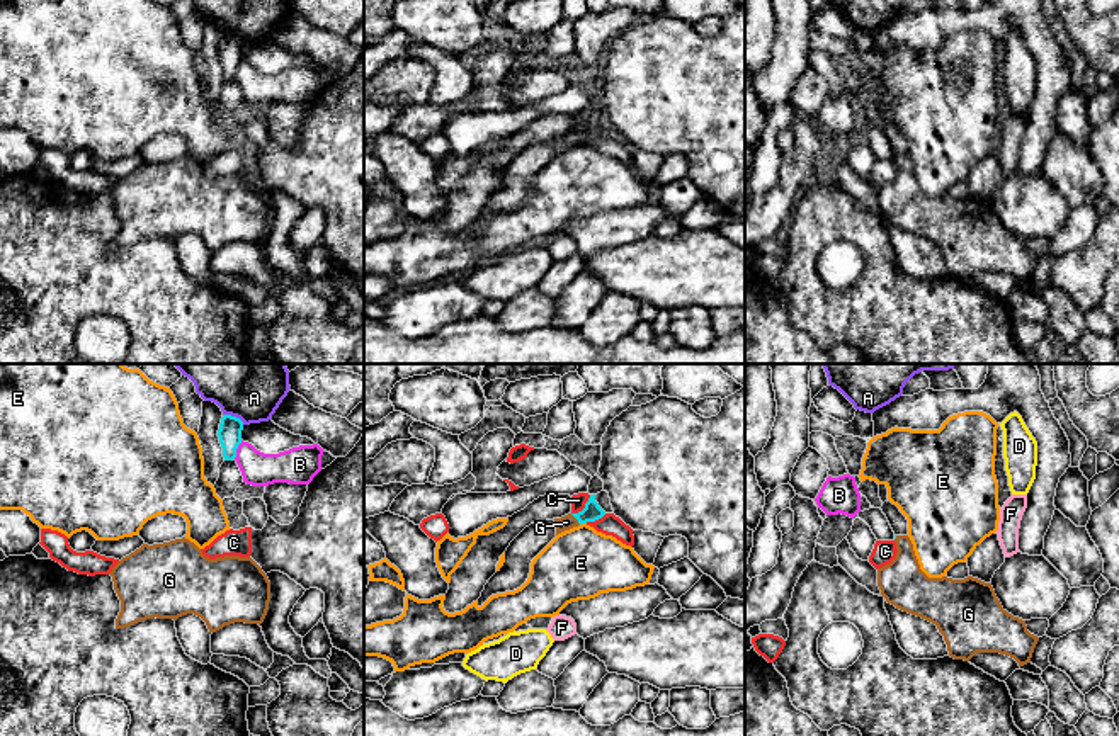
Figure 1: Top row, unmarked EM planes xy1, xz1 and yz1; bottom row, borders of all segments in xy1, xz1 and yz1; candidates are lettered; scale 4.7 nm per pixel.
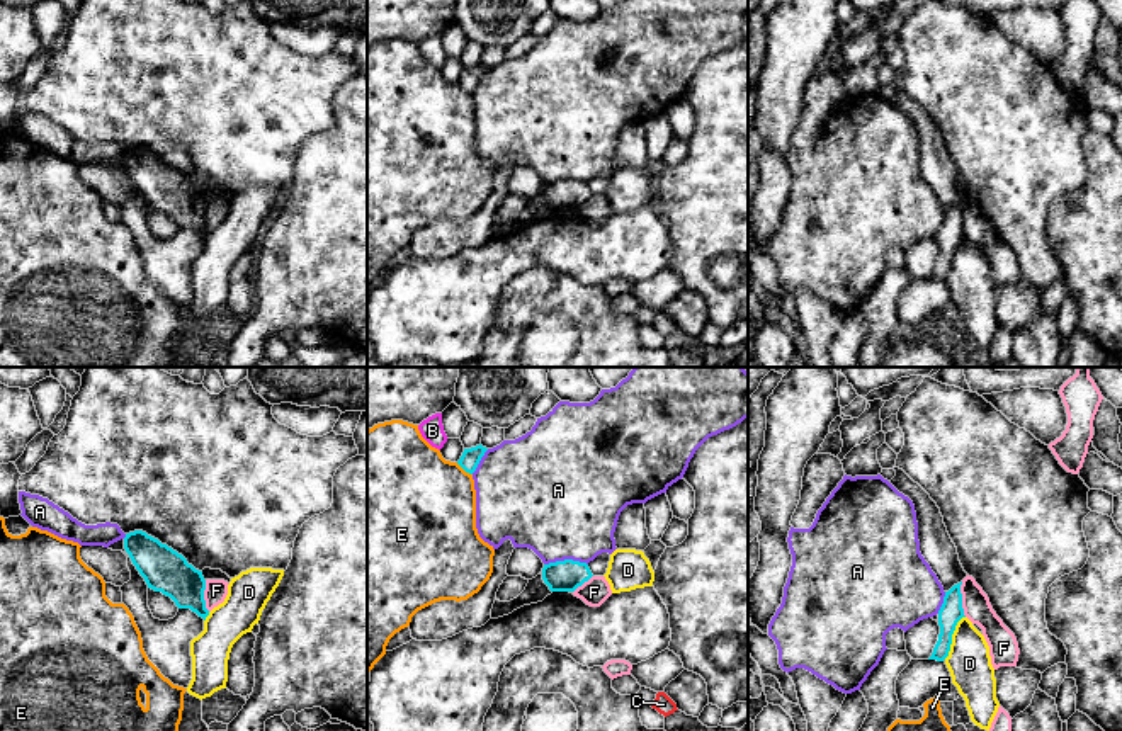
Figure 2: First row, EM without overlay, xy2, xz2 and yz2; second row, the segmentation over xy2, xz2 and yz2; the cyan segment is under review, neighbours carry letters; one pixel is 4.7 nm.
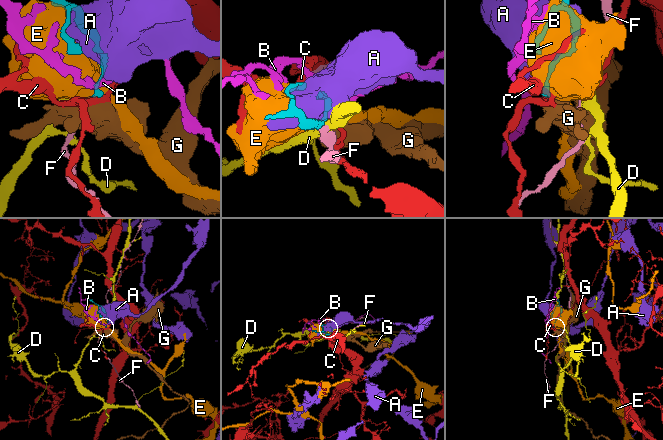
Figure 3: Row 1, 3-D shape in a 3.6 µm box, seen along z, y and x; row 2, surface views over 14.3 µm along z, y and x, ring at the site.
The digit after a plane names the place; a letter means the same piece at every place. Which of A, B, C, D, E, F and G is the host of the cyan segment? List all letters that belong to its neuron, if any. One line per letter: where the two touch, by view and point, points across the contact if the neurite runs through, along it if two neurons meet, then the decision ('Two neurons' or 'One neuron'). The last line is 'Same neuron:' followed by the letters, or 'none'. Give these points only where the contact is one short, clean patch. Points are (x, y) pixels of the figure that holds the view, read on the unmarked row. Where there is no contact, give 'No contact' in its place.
A: Touches cyan at xz2 (565, 179). Two neurons
B: Touches cyan at xy1 (237, 67). Two neurons
C: Touches cyan at xz1 (585, 126). Boundary: xz1 (590, 114), (585, 124), (572, 133). Two neurons
D: Touches cyan at yz2 (951, 257). Boundary: yz2 (964, 235), (956, 245), (951, 269), (944, 277). Two neurons
E: Touches cyan at xz2 (464, 89). Two neurons
F: Touches cyan at yz2 (961, 218). Boundary: yz2 (961, 201), (961, 226), (966, 235). Two neurons
G: Touches cyan at xz1 (575, 136). Path across: xz1 (592, 131), (575, 136), (567, 141). One neuron
Same neuron: G

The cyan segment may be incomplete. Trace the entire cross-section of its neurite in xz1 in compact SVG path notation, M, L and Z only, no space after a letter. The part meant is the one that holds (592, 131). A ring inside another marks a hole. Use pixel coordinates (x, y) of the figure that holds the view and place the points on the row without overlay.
M590 114L590 117L585 122L585 127L582 131L568 133L561 138L554 138L556 155L565 150L570 150L573 146L578 146L582 143L595 141L595 139L602 138L604 134L605 134L605 131L595 121L595 114Z

